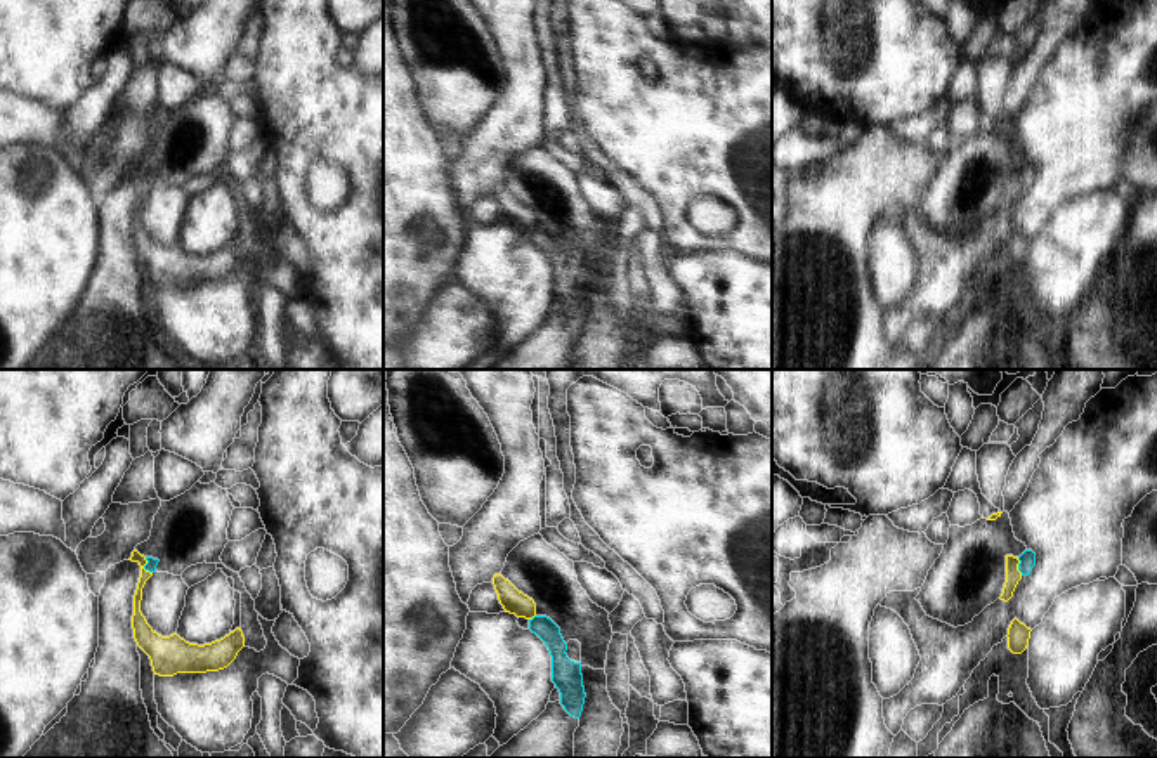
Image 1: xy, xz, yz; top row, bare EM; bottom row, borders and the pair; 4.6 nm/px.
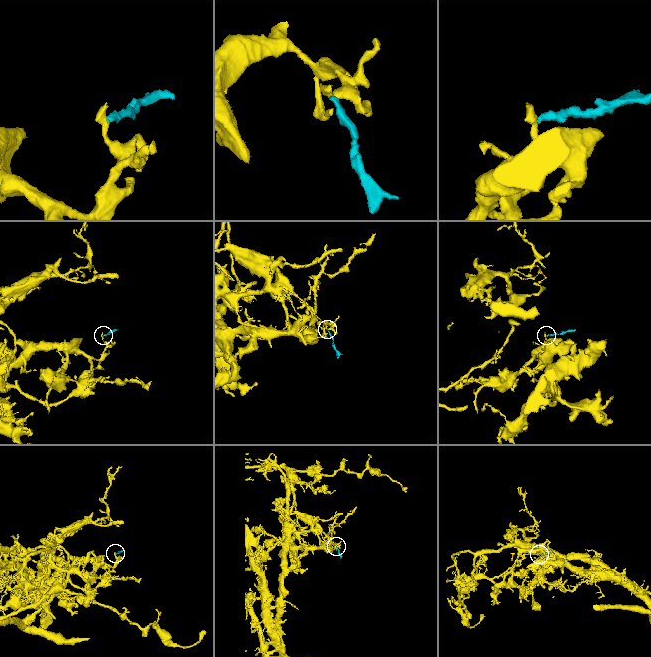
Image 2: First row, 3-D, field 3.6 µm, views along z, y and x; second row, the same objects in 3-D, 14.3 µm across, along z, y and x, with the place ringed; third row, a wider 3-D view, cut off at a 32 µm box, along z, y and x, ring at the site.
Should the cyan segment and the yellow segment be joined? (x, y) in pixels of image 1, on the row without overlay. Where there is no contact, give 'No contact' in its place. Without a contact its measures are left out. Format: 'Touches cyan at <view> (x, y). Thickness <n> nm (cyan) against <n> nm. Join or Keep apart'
Touches cyan at yz (1019, 177). Thickness 80 nm (cyan) against 70 nm. Keep apart.

